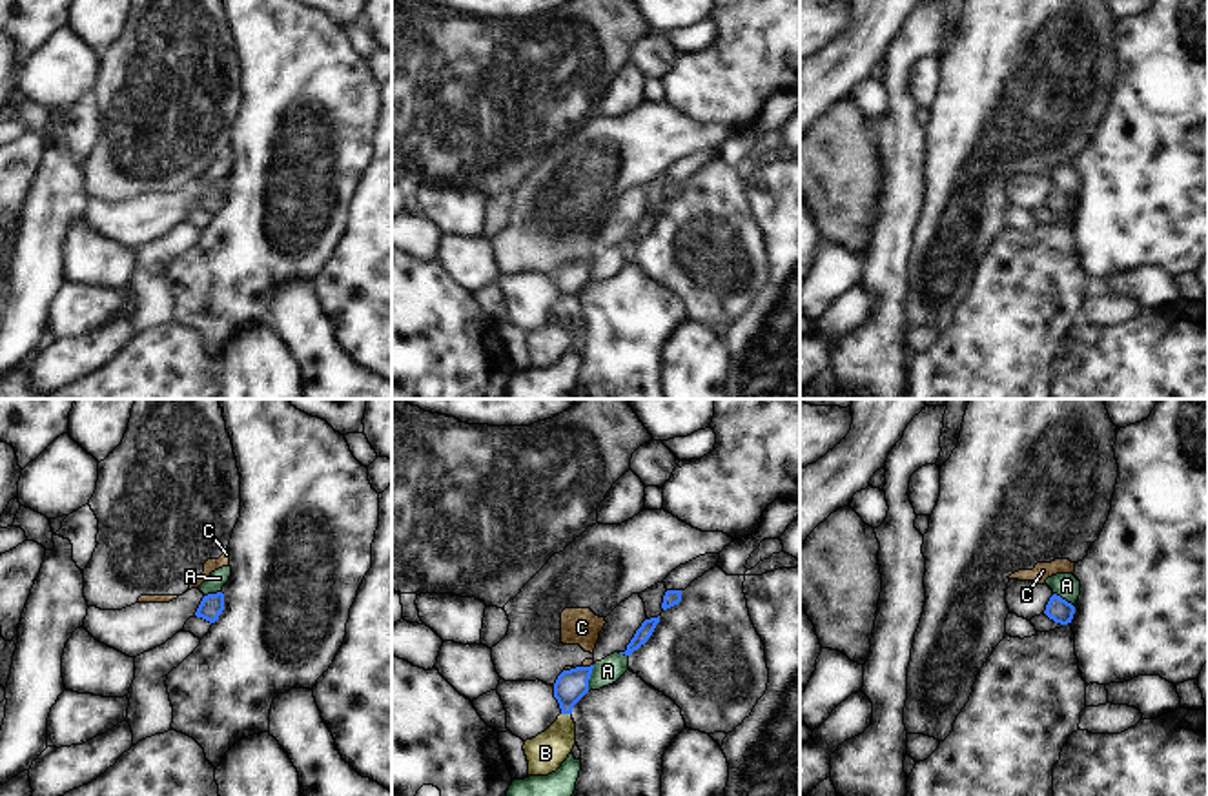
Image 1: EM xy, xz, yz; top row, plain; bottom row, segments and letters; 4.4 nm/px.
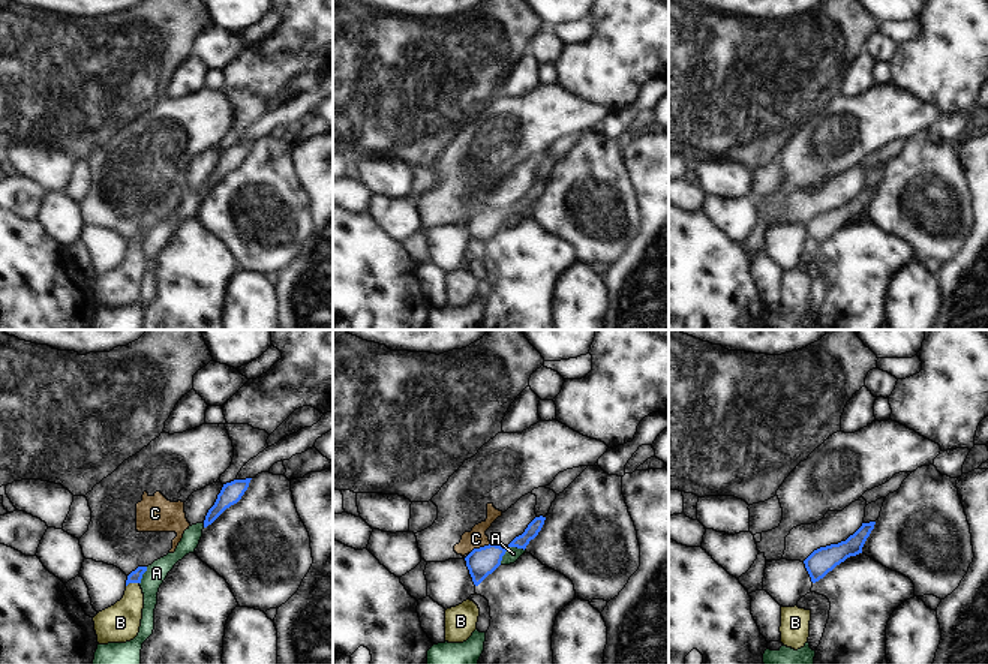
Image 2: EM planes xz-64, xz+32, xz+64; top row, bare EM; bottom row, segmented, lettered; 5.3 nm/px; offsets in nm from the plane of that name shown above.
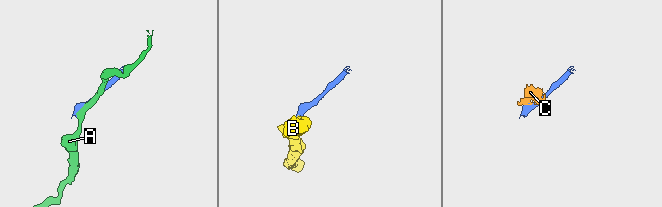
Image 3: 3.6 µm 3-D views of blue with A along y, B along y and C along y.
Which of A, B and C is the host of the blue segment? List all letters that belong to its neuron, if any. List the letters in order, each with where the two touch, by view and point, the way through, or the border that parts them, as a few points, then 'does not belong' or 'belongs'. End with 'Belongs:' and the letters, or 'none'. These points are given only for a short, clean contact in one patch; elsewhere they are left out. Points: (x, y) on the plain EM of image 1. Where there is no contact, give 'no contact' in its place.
A: xz (589, 270) | does not belong
B: xz (567, 305) | across xz (571, 277), (567, 283), (567, 305), (560, 330), (545, 345) | belongs
C: xz (587, 259) | along xz (593, 255), (583, 259) | does not belong
Belongs: B

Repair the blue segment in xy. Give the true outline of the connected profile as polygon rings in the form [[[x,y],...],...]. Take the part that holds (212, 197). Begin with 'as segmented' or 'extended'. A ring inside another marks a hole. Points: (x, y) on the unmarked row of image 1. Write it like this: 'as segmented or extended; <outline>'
as segmented; [[[217,184],[217,186],[208,186],[202,189],[195,208],[210,215],[215,215],[219,208],[222,206],[222,202],[224,202],[224,186]]]

